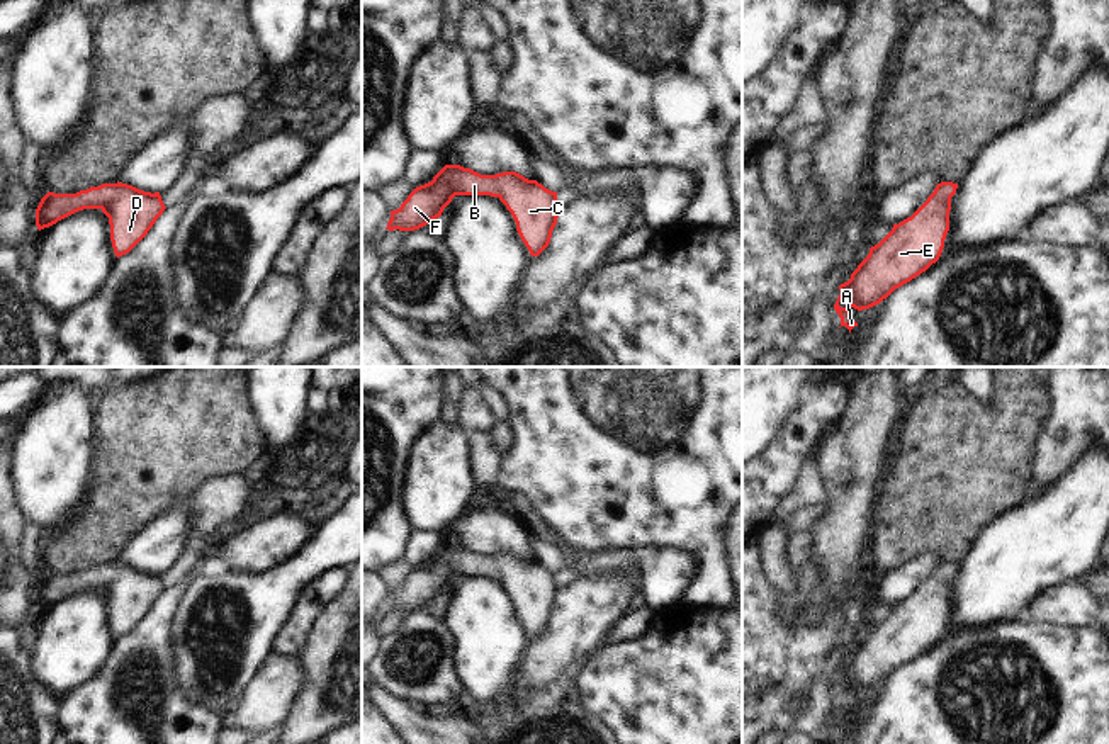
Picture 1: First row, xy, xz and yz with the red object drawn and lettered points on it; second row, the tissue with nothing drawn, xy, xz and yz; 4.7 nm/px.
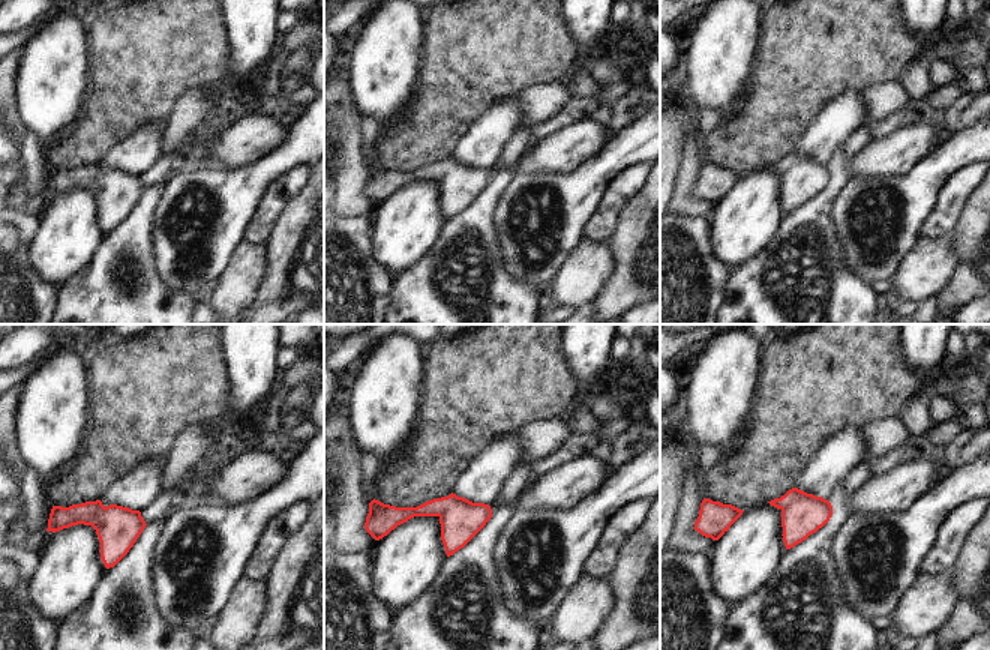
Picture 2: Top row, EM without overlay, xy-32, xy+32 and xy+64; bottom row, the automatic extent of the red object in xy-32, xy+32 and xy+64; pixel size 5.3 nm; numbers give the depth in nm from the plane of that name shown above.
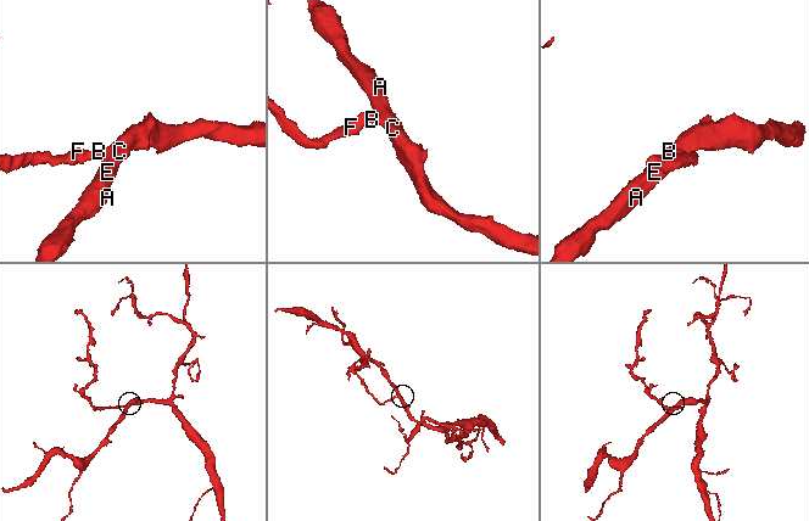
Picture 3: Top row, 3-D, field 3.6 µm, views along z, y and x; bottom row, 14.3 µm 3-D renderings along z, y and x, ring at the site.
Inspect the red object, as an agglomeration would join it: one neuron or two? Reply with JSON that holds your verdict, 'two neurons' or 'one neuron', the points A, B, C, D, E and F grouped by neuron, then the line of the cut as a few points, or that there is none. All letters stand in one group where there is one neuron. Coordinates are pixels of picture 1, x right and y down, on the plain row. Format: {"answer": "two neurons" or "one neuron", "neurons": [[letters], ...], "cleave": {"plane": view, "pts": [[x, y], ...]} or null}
{"answer": "one neuron", "neurons": [["A", "B", "C", "D", "E", "F"]], "cleave": null}

